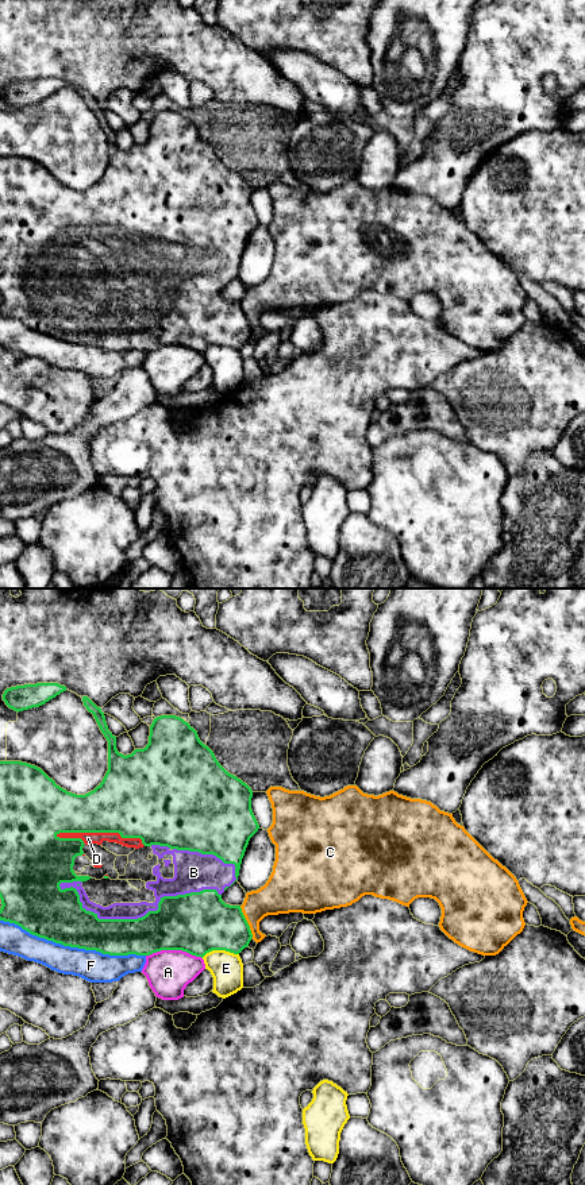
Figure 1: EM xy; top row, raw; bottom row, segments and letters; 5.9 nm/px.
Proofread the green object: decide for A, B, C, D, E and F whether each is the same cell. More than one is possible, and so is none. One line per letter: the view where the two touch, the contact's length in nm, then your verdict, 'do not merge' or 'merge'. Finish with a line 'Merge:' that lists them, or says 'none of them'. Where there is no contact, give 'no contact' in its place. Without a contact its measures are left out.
A: xy | 340 nm | do not merge
B: xy | 950 nm | merge
C: xy | 200 nm | do not merge
D: xy | 550 nm | merge
E: xy | 220 nm | do not merge
F: xy | 900 nm | do not merge
Merge: B, D

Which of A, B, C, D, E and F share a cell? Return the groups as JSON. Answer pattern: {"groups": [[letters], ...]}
{"groups": [["A"], ["B", "D"], ["C"], ["E"], ["F"]]}

